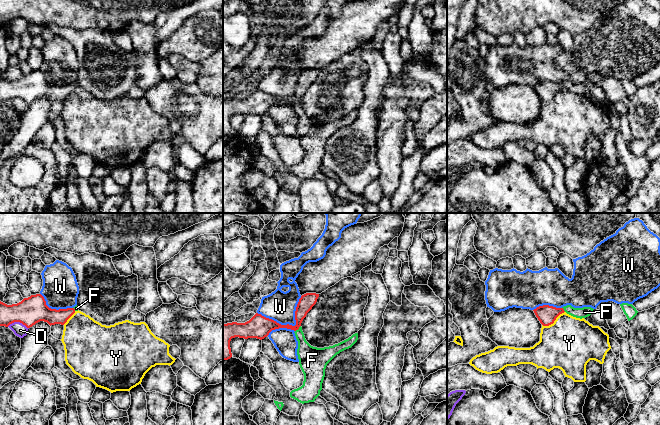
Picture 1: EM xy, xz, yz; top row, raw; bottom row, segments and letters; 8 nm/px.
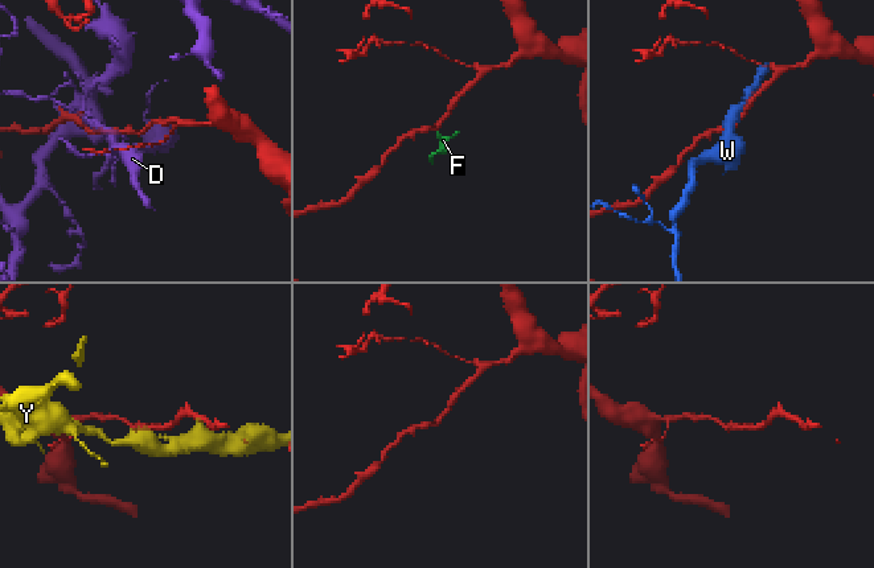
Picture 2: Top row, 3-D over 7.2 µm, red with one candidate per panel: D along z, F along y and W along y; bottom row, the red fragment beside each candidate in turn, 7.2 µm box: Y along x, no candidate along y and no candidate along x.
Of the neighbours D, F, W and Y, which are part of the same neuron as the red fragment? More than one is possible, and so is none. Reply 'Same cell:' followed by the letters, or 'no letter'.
Same cell: no letter

